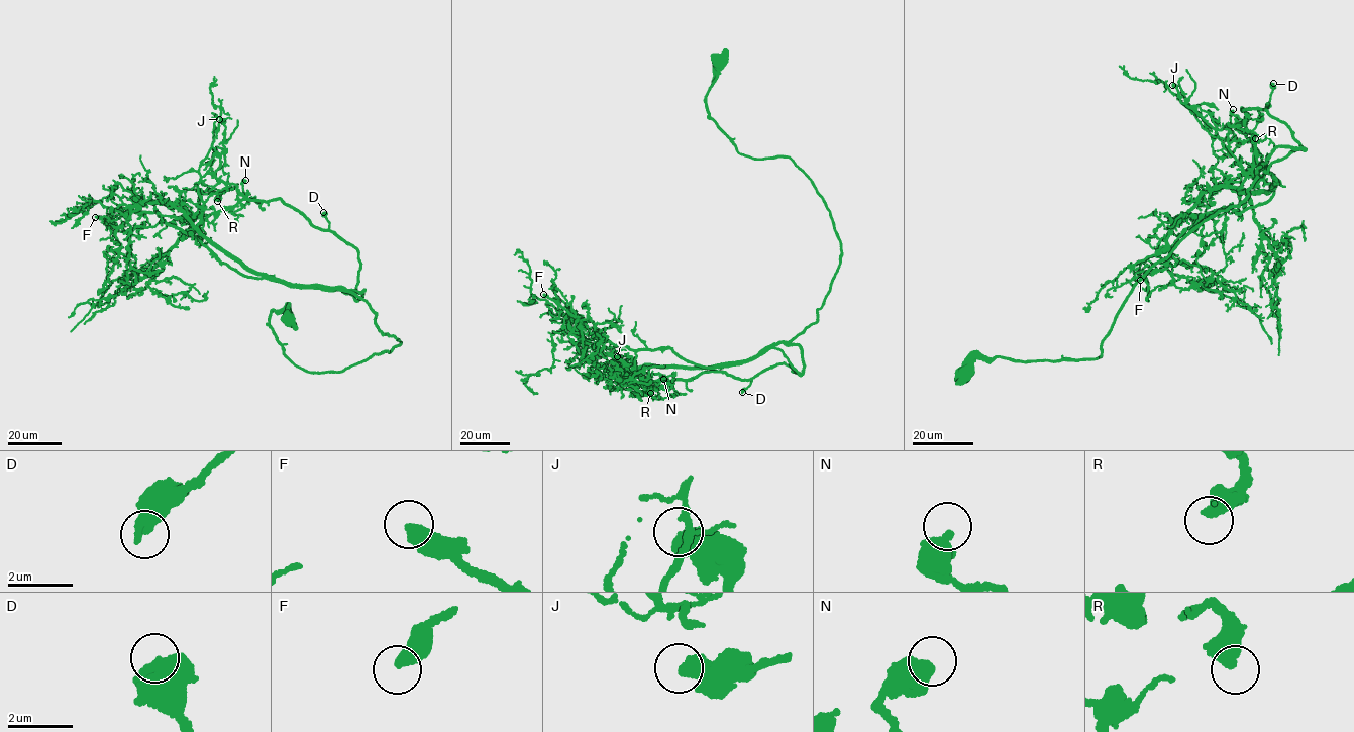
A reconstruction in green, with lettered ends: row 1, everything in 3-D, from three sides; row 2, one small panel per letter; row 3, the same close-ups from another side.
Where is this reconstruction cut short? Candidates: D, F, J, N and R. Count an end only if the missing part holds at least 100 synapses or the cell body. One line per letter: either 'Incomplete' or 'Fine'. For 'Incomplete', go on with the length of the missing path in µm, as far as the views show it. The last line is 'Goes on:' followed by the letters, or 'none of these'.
D: Fine
F: Incomplete. Missing length about 40 µm
J: Fine
N: Fine
R: Fine
Goes on: F

